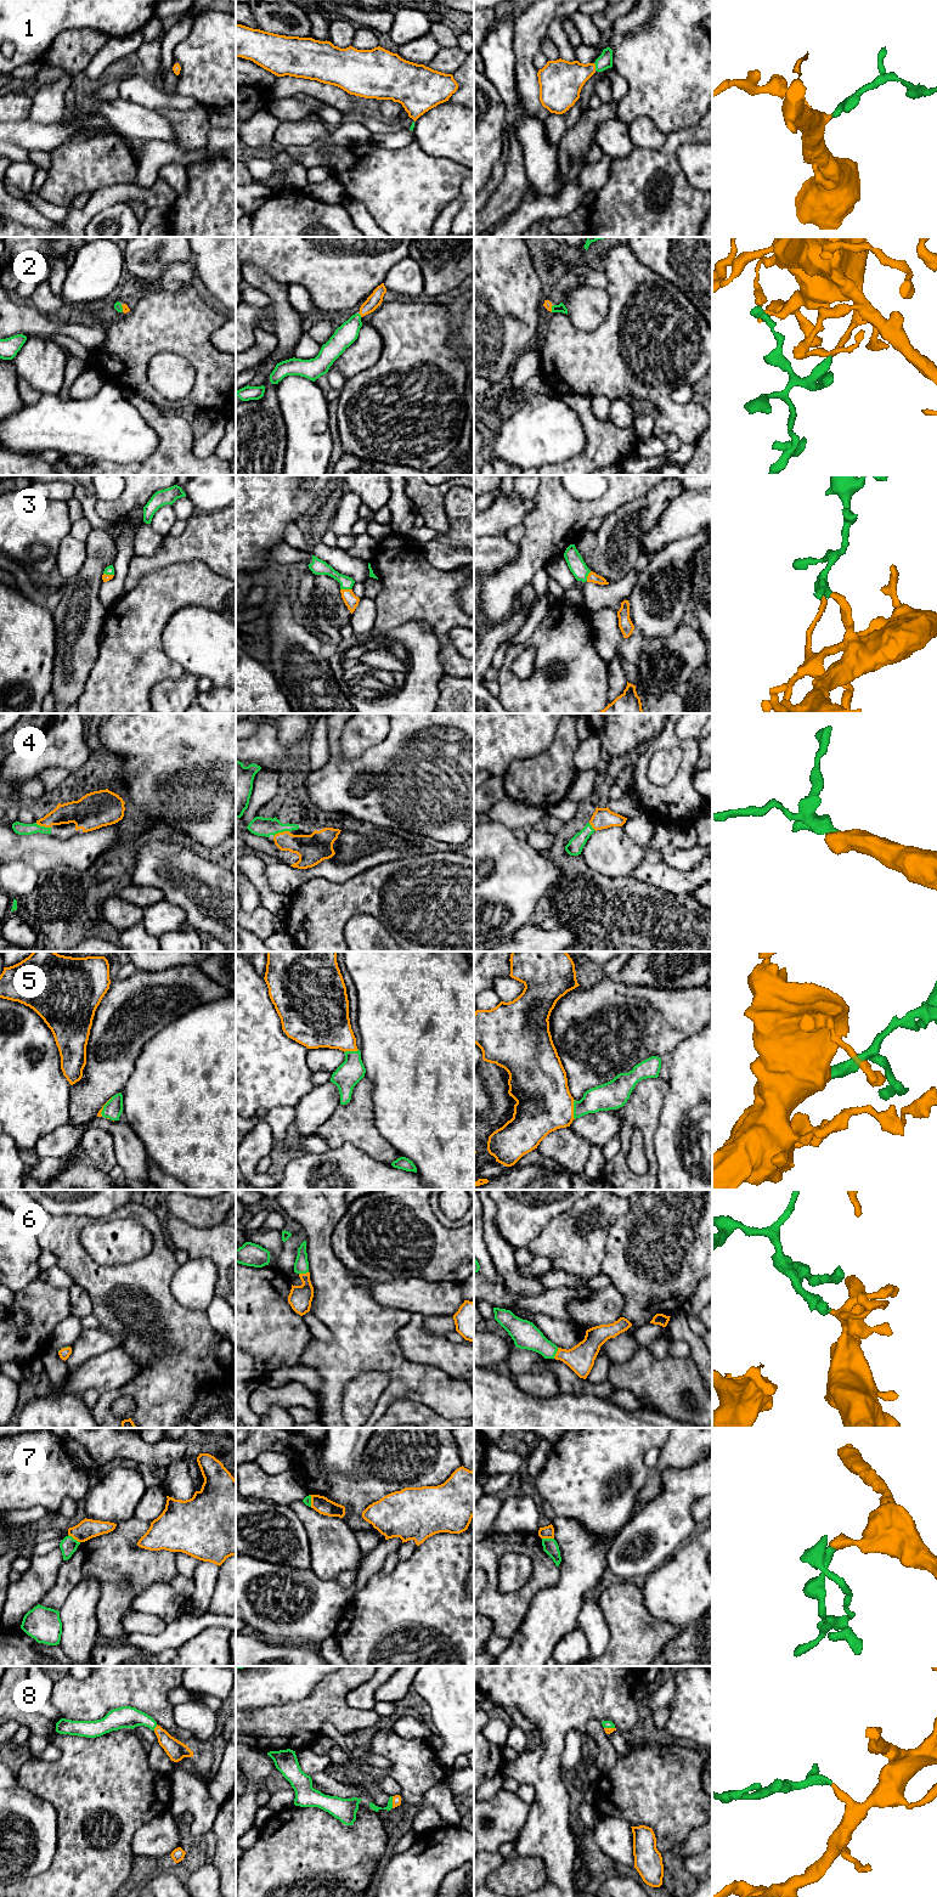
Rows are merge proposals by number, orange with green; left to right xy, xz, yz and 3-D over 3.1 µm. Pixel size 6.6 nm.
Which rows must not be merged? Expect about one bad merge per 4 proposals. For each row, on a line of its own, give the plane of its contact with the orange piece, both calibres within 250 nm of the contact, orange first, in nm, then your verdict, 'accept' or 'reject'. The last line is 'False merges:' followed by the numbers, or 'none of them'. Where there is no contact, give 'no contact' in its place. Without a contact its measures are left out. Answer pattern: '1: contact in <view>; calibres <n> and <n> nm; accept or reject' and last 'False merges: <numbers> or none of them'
1: contact in yz; calibres 280 and 100 nm; accept
2: contact in xz; calibres 90 and 140 nm; accept
3: contact in xz; calibres 90 and 100 nm; accept
4: contact in xz; calibres 200 and 130 nm; accept
5: contact in yz; calibres 360 and 180 nm; accept
6: contact in yz; calibres 180 and 180 nm; accept
7: contact in xy; calibres 140 and 110 nm; reject
8: contact in xz; calibres 60 and 40 nm; accept
False merges: 7

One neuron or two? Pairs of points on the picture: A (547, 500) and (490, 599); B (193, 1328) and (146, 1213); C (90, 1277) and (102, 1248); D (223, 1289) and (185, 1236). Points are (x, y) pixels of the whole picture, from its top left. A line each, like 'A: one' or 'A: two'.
A: one
B: one
C: two
D: one

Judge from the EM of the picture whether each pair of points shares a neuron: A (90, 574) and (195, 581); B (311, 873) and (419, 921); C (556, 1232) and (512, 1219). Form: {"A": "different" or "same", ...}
{"A": "different", "B": "different", "C": "different"}

